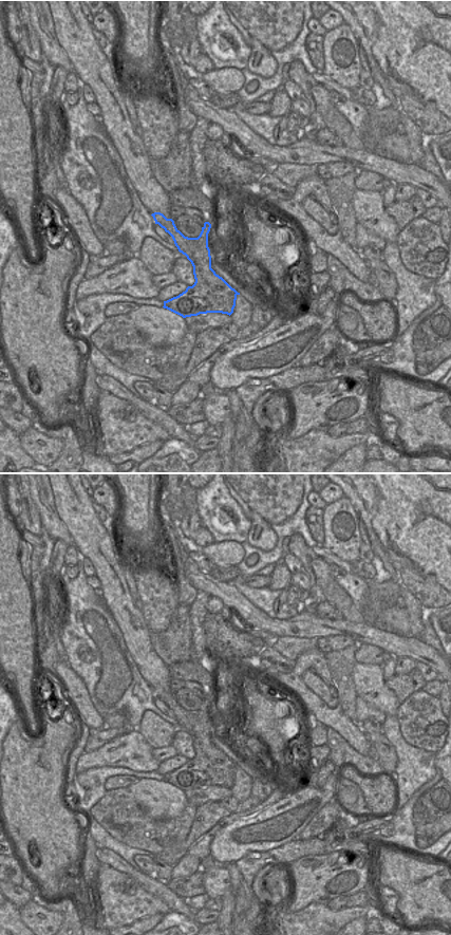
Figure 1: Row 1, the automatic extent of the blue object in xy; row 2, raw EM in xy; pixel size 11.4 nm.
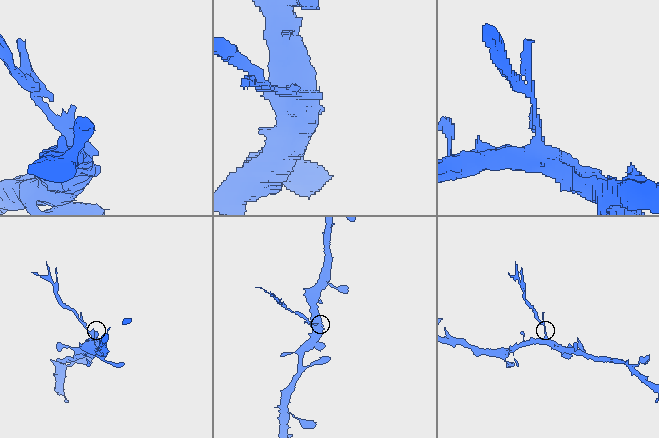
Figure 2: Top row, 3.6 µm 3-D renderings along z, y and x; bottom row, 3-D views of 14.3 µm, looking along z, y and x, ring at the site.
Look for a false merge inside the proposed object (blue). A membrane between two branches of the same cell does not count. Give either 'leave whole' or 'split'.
split

